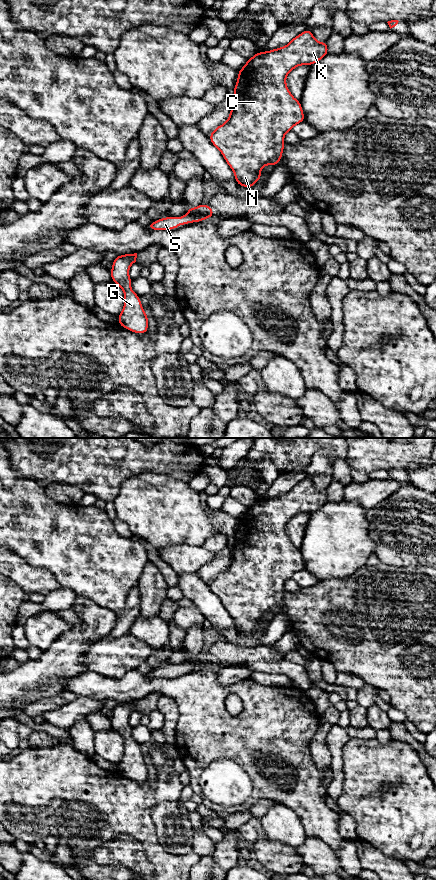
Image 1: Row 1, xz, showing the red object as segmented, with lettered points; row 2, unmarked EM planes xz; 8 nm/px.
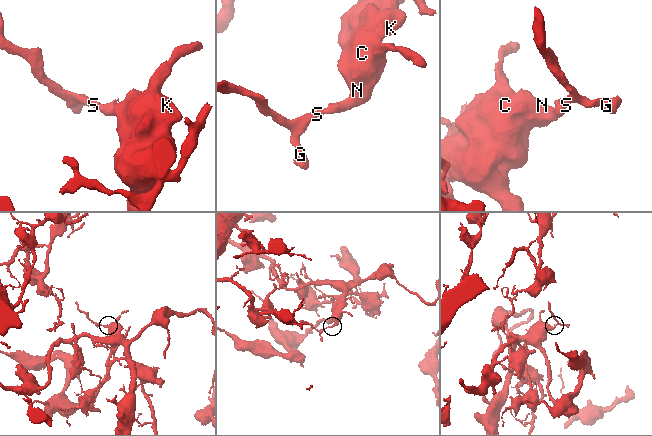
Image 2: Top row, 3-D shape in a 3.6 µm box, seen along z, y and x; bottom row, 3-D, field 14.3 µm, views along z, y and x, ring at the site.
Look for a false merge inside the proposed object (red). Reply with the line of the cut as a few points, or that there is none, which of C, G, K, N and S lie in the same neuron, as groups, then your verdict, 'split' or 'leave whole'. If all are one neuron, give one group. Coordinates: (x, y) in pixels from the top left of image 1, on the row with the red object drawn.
cut none; groups C G K N S; leave whole

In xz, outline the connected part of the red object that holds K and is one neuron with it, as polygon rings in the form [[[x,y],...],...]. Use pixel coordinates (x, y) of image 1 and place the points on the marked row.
[[[307,28],[292,38],[286,46],[266,52],[258,51],[253,57],[247,59],[246,64],[238,71],[238,79],[233,89],[235,96],[229,117],[224,124],[213,130],[209,139],[222,153],[225,161],[234,172],[235,181],[239,186],[253,187],[257,181],[261,180],[260,172],[264,166],[279,165],[284,150],[285,134],[298,123],[305,121],[300,100],[292,96],[286,85],[286,77],[296,67],[313,65],[327,54],[329,54],[327,42],[318,42],[311,30]]]

